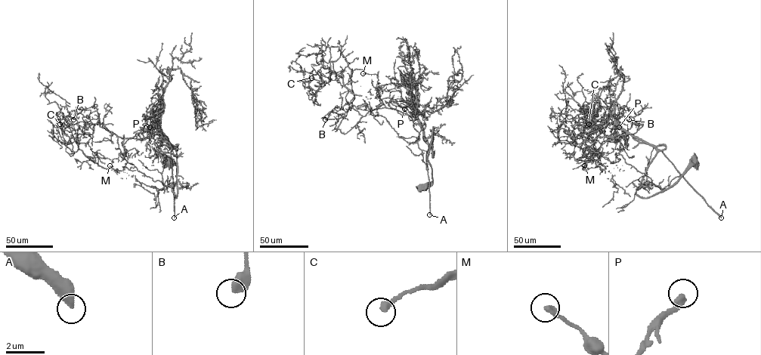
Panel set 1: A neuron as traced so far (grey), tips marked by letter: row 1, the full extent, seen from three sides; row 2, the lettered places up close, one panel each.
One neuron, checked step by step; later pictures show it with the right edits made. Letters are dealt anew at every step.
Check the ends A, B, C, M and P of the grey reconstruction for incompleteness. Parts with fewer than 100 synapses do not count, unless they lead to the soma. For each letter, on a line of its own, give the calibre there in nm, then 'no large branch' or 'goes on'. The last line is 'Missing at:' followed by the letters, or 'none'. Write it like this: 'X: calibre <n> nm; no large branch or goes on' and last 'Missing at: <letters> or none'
A: calibre 440 nm; goes on
B: calibre 500 nm; no large branch
C: calibre 320 nm; no large branch
M: calibre 320 nm; no large branch
P: calibre 360 nm; no large branch
Missing at: A

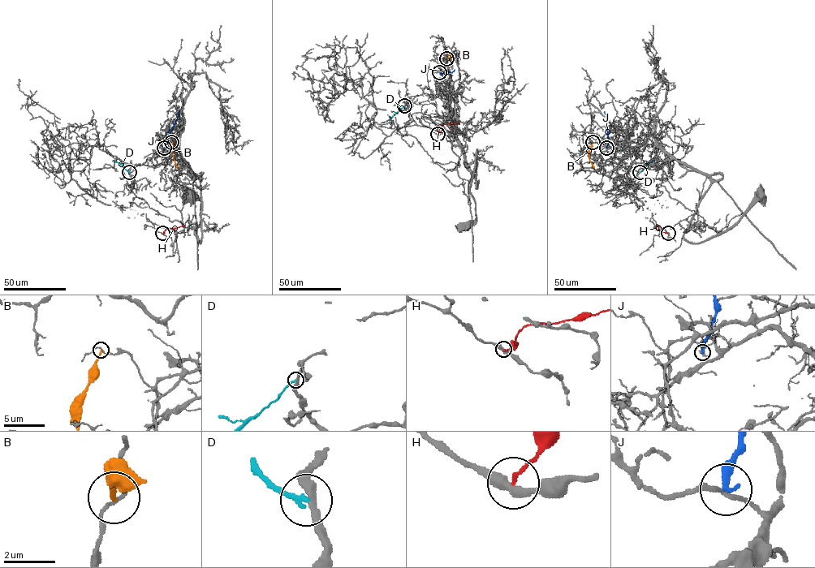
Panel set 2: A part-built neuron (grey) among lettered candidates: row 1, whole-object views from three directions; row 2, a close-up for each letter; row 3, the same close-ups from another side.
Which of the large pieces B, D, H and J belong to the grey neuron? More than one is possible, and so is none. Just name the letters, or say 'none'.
none

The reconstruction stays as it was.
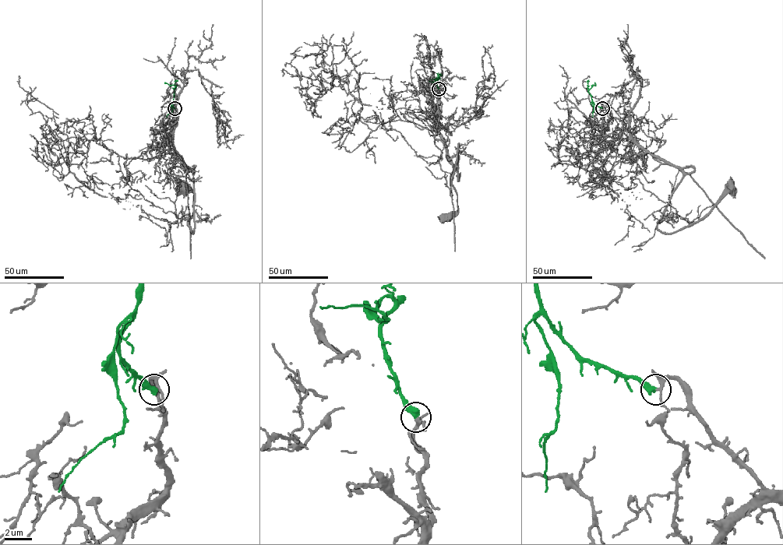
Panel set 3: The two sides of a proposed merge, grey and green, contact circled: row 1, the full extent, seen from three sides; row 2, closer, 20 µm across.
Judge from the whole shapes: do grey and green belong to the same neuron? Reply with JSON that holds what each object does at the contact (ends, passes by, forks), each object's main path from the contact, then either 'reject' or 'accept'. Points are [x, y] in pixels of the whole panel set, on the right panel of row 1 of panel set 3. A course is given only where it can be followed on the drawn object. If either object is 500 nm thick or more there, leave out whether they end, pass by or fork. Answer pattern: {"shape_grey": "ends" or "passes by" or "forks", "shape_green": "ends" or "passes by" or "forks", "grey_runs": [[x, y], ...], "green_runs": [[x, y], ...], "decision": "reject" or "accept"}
{"shape_grey": "forks", "shape_green": "ends", "grey_runs": [[602, 108], [621, 120], [638, 143], [682, 172], [657, 224], [661, 232], [699, 222], [729, 187]], "green_runs": [[602, 108], [594, 103], [589, 92], [593, 85], [595, 86], [594, 82]], "decision": "accept"}

